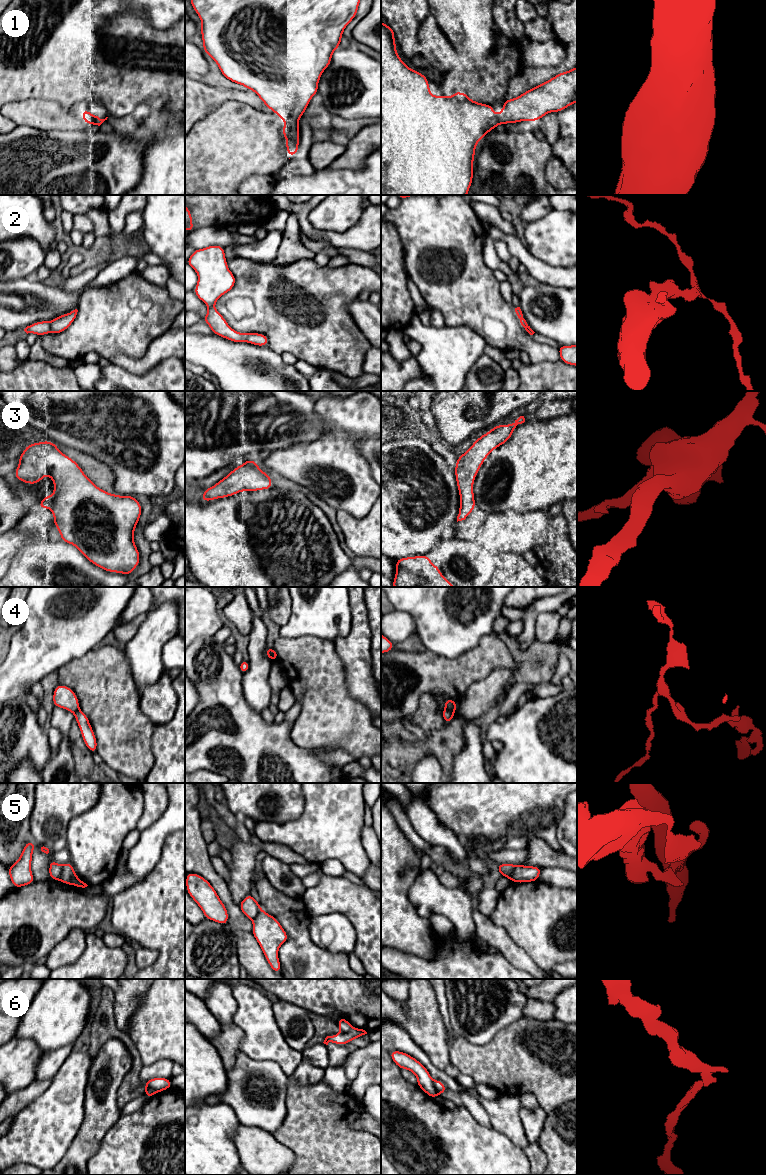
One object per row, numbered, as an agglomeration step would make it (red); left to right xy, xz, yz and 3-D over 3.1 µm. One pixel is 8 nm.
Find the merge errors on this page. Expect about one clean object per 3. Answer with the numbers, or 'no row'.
2, 4, 5, 6

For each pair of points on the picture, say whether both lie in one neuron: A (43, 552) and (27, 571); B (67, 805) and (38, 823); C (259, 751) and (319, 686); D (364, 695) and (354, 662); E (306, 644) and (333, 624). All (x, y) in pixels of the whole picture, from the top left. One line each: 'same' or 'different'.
A: same
B: same
C: different
D: same
E: different

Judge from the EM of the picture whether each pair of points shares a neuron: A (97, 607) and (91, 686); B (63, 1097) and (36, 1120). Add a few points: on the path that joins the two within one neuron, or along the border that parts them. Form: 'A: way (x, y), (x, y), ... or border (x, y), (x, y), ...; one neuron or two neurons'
A: border (97, 646), (73, 659); two neurons
B: way (56, 1104), (43, 1117); one neuron

